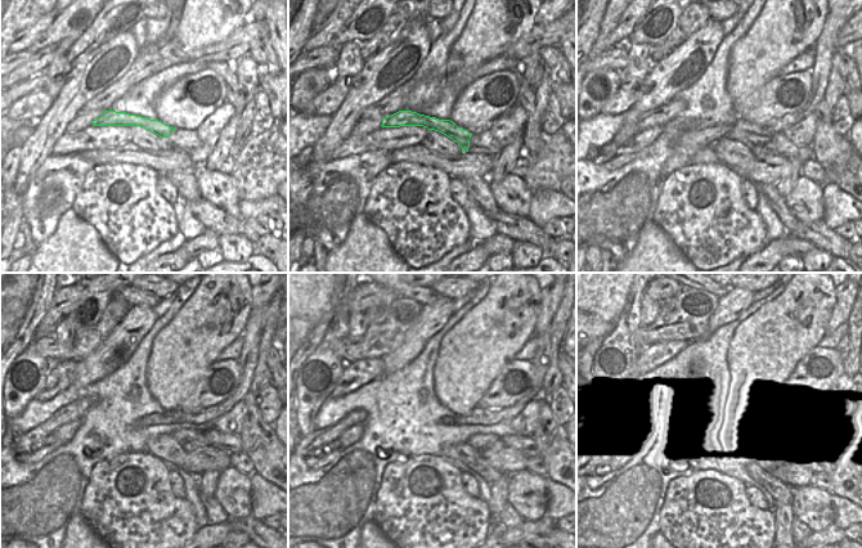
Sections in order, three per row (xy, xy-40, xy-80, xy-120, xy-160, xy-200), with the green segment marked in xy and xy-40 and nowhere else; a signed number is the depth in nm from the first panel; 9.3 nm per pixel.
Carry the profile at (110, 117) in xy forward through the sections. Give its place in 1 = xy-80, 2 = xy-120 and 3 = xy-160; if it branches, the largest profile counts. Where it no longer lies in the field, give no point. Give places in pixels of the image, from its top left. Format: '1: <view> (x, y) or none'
1: xy-80 (758, 144)
2: xy-120 (189, 440)
3: xy-160 (477, 441)

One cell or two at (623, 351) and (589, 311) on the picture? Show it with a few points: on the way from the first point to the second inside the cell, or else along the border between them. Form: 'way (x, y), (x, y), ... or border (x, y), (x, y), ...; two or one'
border (625, 308), (615, 328), (601, 345); two

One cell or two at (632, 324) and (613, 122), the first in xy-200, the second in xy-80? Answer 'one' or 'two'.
two

